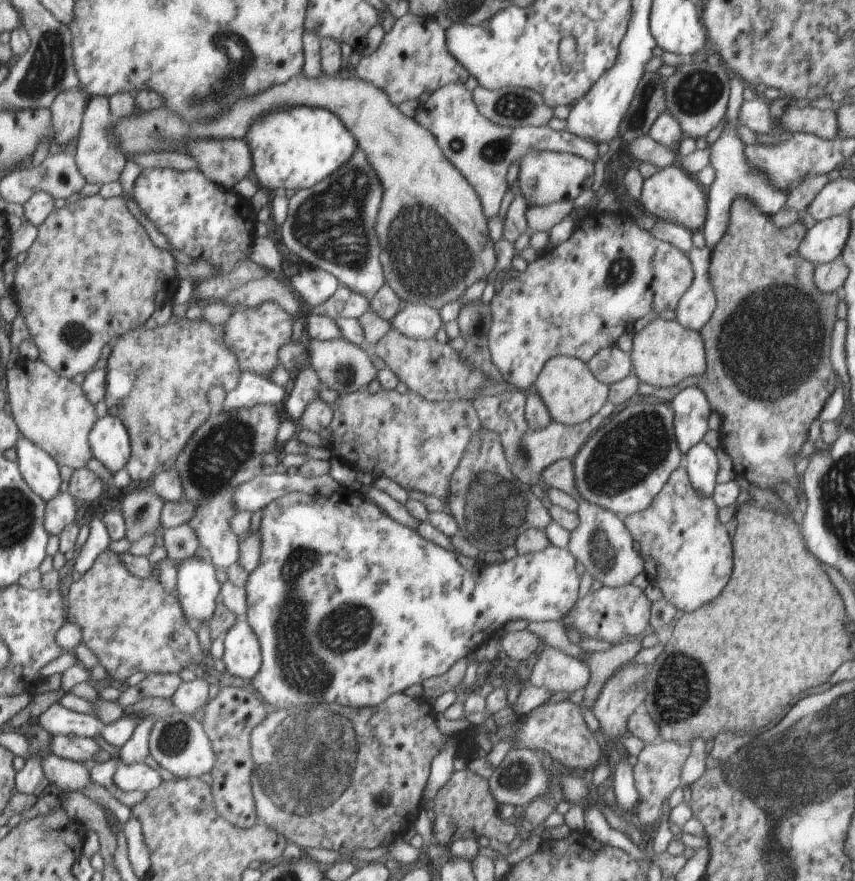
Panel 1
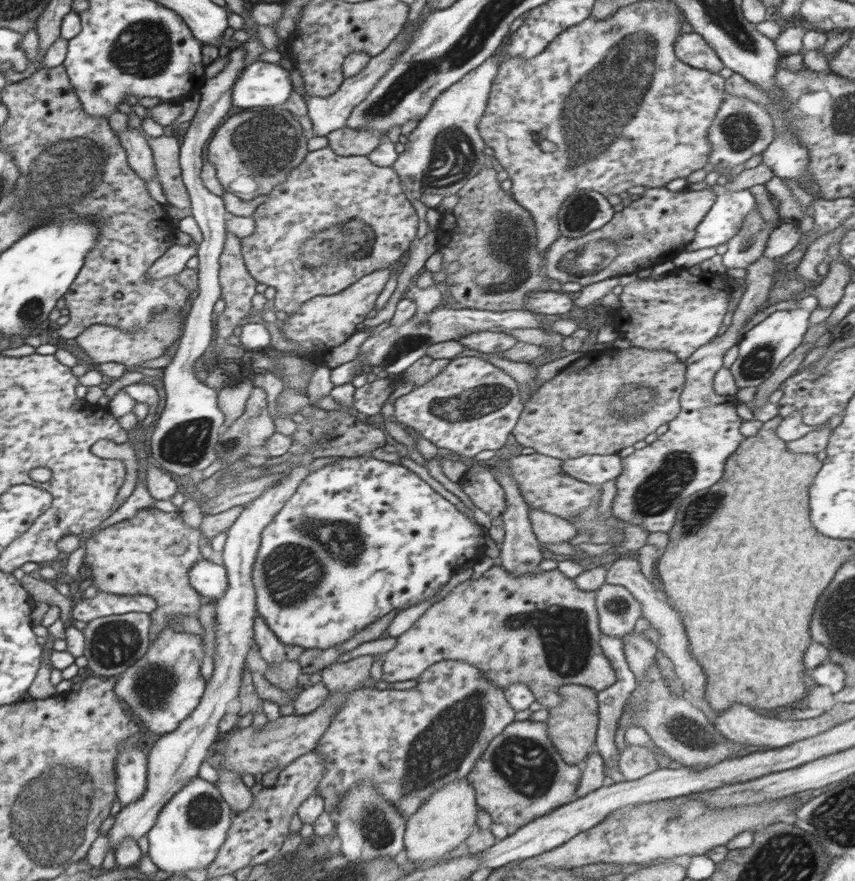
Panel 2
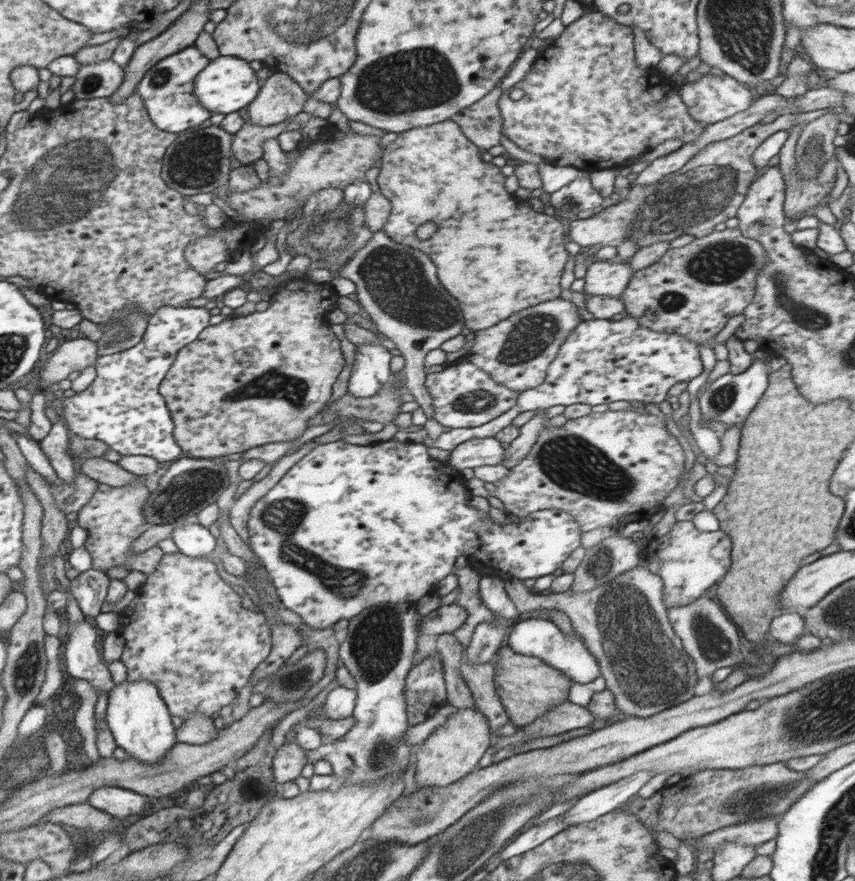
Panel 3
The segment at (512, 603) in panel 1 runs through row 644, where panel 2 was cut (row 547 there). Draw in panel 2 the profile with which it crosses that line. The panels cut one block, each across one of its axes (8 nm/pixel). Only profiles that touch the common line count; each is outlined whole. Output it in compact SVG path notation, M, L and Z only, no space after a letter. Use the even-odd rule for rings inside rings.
M365 454L358 457L344 457L336 462L328 463L312 472L302 482L300 486L296 489L296 492L288 499L288 502L278 511L278 514L272 519L272 522L262 530L260 547L252 566L252 580L254 583L254 590L256 592L256 606L259 616L262 617L266 624L270 627L270 630L280 639L280 642L284 644L293 644L294 646L302 646L305 649L327 649L328 647L342 644L344 641L347 641L351 636L354 636L357 632L360 632L364 627L367 627L369 624L375 621L380 617L385 617L392 611L402 612L416 603L420 603L436 596L446 586L450 581L451 577L459 572L460 570L468 569L473 567L477 563L479 554L481 553L480 545L478 545L478 540L482 538L482 527L478 526L476 522L472 523L471 518L466 516L463 512L458 511L456 506L450 501L444 499L438 492L434 491L422 478L418 477L418 474L410 471L408 468L403 465L398 465L395 463L390 463L382 460L378 460L369 454Z

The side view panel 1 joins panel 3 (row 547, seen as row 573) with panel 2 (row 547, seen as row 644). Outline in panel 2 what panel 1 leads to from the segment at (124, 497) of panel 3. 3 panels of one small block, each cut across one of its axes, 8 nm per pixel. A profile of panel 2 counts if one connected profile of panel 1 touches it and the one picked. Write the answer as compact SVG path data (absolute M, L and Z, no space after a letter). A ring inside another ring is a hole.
M156 507L145 508L137 512L134 518L102 529L96 536L85 541L83 564L90 565L94 578L92 586L98 591L118 595L152 596L152 599L158 602L156 611L149 615L151 618L149 639L152 641L164 628L171 626L170 618L196 616L200 611L201 595L192 588L190 582L190 571L202 558L201 534L198 534L198 531L190 529L179 513L160 511Z

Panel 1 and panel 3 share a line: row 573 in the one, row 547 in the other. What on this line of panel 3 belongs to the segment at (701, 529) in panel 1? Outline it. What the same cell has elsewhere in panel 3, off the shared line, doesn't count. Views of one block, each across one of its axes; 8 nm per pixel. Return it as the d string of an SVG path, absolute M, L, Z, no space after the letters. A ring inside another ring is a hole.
M676 521L670 532L657 538L658 546L648 552L649 570L663 582L662 601L667 609L682 607L698 598L716 582L724 579L730 568L732 542L726 532L701 532L692 521Z

